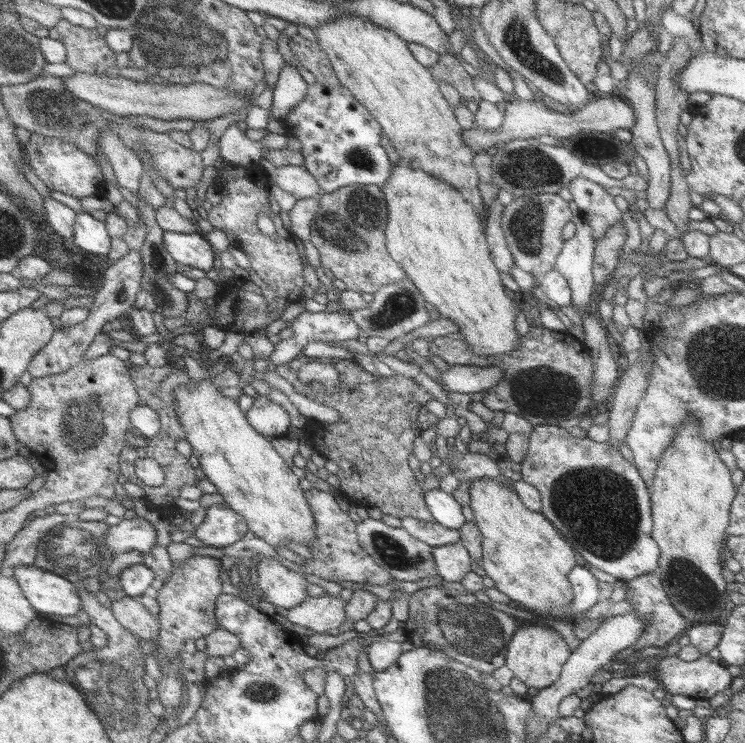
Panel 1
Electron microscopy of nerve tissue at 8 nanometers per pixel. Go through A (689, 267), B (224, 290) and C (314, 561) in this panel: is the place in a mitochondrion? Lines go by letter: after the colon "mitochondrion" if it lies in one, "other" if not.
A: other
B: other
C: other

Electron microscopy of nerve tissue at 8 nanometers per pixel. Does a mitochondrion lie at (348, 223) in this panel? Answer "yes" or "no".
yes

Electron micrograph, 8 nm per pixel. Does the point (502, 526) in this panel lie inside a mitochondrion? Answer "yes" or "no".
no

